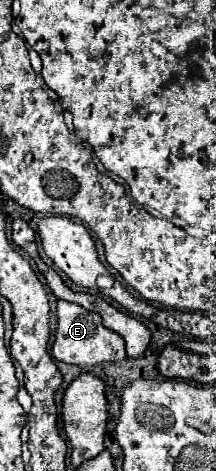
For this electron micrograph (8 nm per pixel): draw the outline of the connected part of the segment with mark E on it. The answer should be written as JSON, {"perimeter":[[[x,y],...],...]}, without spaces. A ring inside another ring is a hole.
{"perimeter":[[[57,301],[57,335],[51,353],[57,361],[79,365],[79,367],[93,367],[107,361],[123,361],[127,357],[121,335],[103,327],[101,315],[93,311],[85,311],[83,307],[71,305],[67,301]]]}

